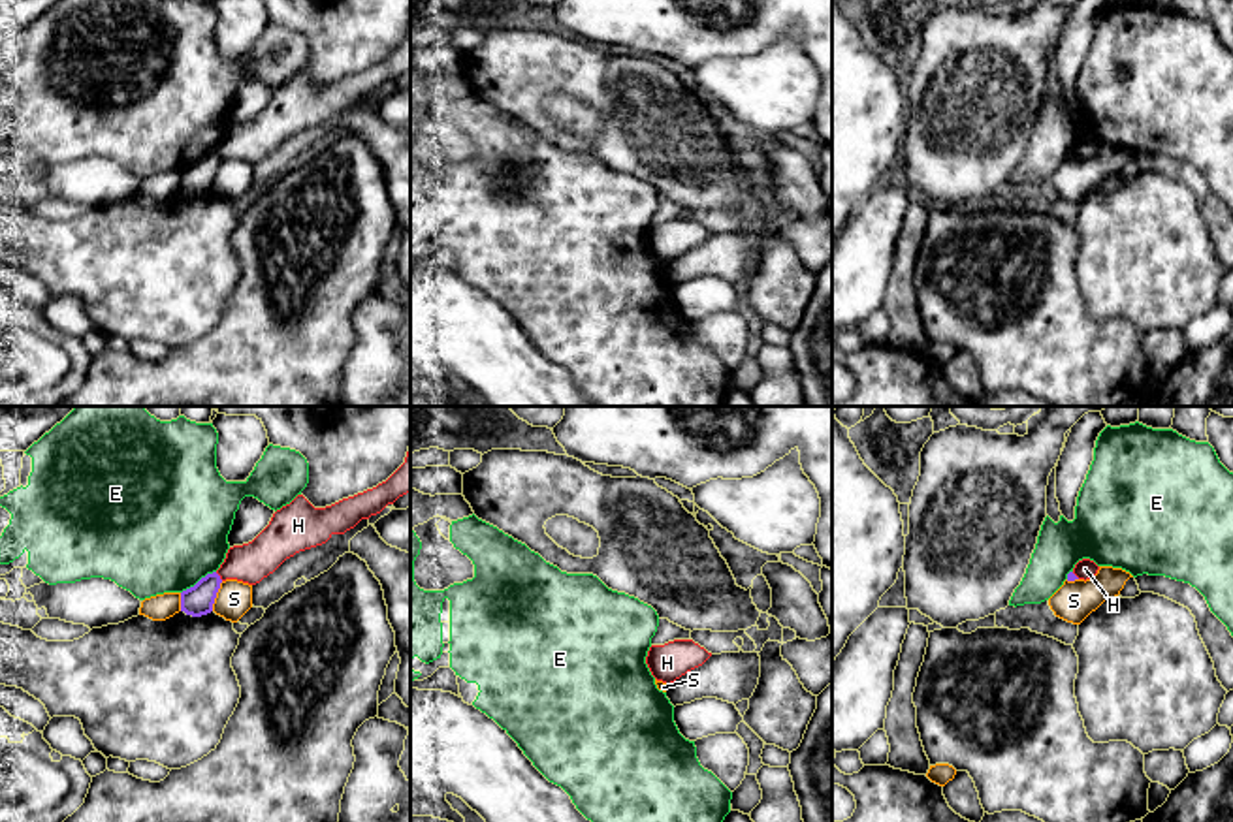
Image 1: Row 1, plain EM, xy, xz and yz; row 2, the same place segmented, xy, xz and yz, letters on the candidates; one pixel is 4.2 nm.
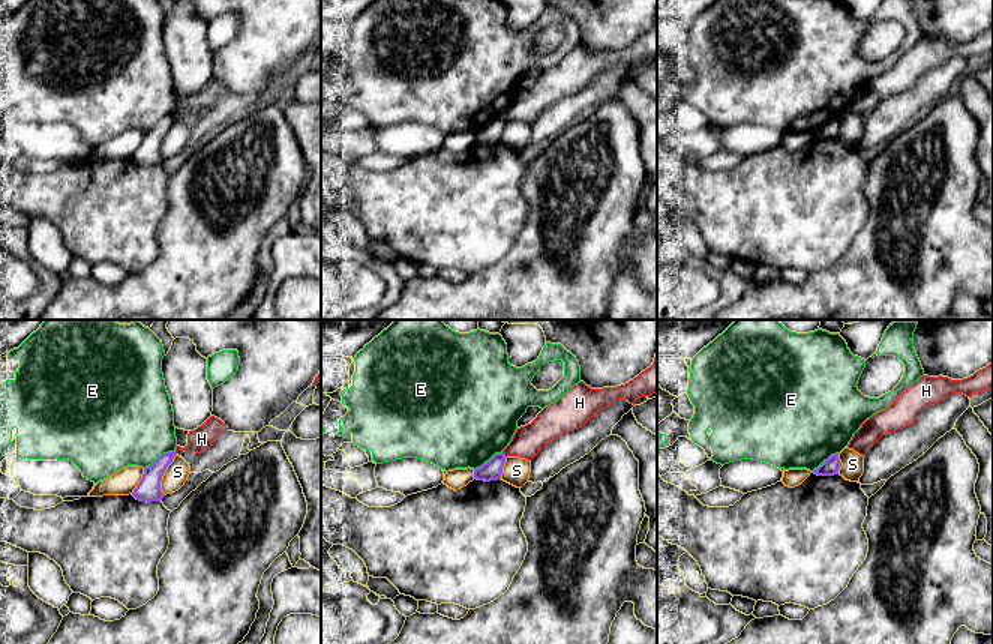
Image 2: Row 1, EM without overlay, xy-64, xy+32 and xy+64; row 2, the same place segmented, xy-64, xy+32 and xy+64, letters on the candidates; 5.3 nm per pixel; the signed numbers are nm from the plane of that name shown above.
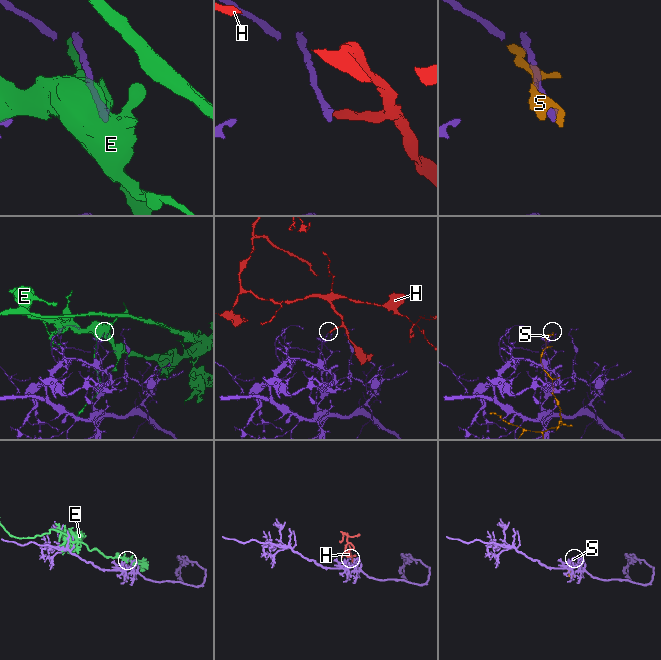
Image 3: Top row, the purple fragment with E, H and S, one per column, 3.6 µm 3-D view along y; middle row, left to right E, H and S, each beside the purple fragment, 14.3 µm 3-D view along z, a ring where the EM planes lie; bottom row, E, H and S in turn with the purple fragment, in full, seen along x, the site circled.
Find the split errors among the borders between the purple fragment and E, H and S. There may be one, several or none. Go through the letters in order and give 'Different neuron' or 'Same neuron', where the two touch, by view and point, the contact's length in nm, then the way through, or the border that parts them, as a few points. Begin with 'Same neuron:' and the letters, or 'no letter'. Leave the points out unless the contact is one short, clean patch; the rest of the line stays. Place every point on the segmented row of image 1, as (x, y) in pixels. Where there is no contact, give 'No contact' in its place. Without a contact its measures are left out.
Same neuron: no letter
E: Different neuron. Touches purple at xy (200, 580). Shared border 180 nm
H: Different neuron. Touches purple at xy (219, 576). Shared border 50 nm. Boundary: xy (215, 572), (223, 580)
S: Different neuron. Touches purple at xy (215, 597). Shared border 140 nm

